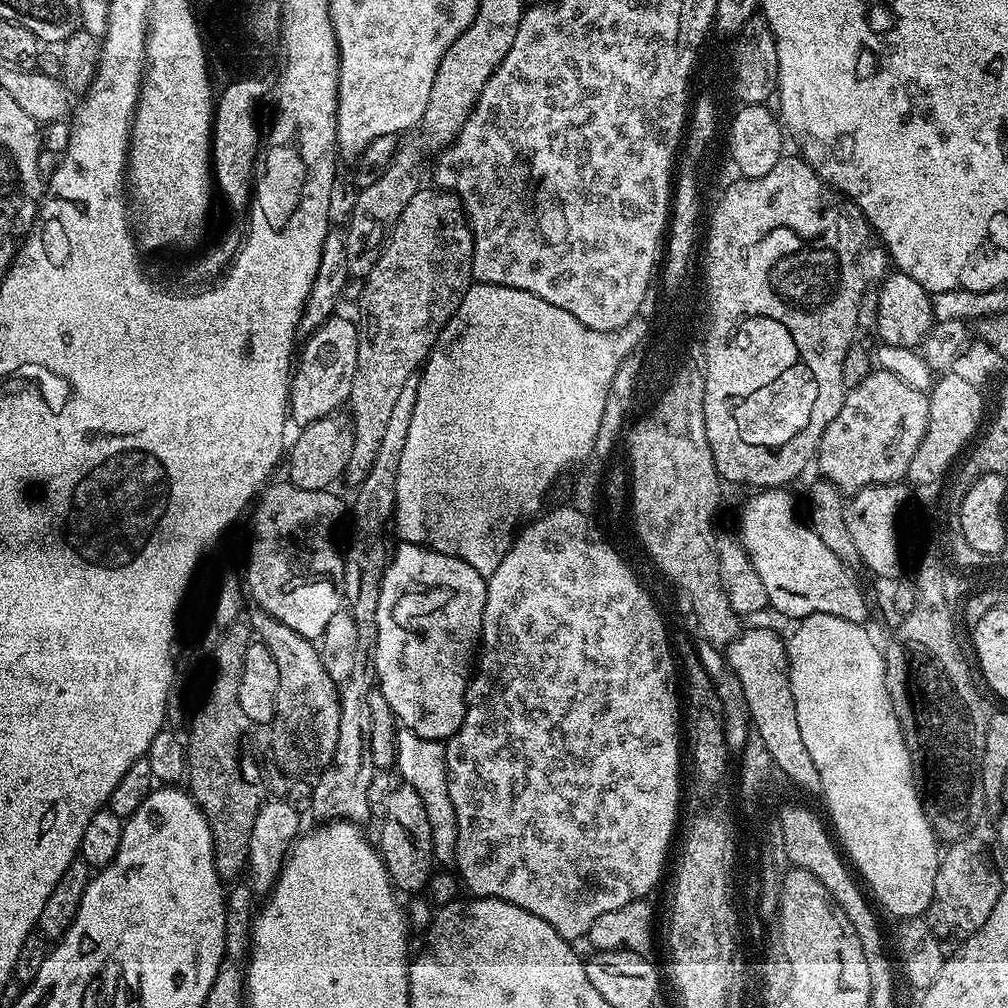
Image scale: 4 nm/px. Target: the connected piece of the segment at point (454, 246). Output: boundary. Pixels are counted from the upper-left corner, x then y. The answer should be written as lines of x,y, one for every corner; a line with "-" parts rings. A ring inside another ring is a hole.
435,186
421,187
420,191
415,192
410,198
410,202
406,202
406,206
402,210
402,214
396,219
396,223
392,225
385,241
384,247
380,249
380,257
374,262
372,269
363,277
364,289
360,292
360,320
358,319
358,366
354,370
354,382
350,386
350,394
348,395
347,407
352,408
350,411
350,419
352,422
352,453
348,458
348,464
344,467
343,479
349,480
352,486
359,486
366,478
366,474
370,470
370,466
374,462
374,454
378,450
378,446
382,442
382,433
386,431
386,422
390,419
390,409
394,407
394,402
398,399
398,393
402,390
402,386
406,386
406,378
417,375
421,371
422,365
428,359
436,341
440,339
441,330
448,325
448,319
454,314
454,310
458,310
458,306
462,302
464,292
468,289
472,280
472,231
468,225
468,218
464,215
464,205
460,203
457,196
450,192
445,192

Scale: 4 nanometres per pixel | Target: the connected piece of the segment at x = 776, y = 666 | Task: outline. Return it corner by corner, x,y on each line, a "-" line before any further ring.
745,627
740,635
727,645
728,664
740,683
744,704
752,715
751,727
762,736
770,752
775,771
793,780
800,788
819,789
820,775
814,766
814,758
802,742
802,730
798,730
798,714
794,706
792,688
788,684
788,645
785,637
772,628

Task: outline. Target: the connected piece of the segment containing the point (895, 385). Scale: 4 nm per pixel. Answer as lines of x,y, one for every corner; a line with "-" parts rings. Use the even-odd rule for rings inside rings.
872,370
866,379
844,393
844,405
838,418
830,422
820,439
820,451
815,463
820,464
821,477
827,478
845,494
855,494
875,484
903,481
910,464
928,430
928,396
908,385
902,378
883,370

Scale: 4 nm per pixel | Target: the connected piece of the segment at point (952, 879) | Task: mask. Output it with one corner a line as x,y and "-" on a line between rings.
974,834
953,841
941,855
935,872
933,899
937,902
945,922
961,939
968,939
981,928
1001,896
1004,881
996,870
985,844

